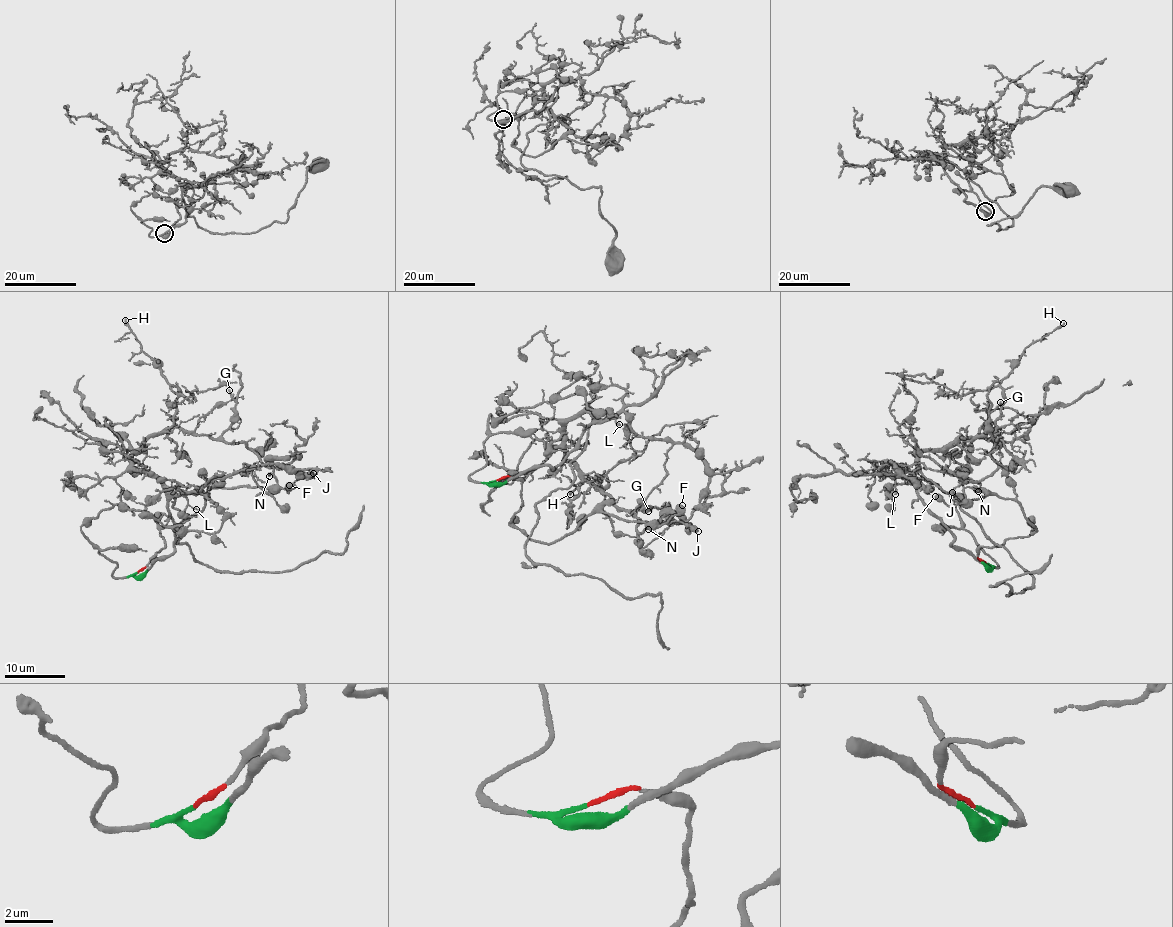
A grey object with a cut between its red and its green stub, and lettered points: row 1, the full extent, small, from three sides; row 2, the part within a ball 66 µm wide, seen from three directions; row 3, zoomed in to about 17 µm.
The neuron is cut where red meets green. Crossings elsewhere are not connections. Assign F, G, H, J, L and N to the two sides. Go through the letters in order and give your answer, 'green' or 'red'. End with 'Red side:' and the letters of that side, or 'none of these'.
F: red
G: green
H: green
J: red
L: green
N: red
Red side: F, J, N

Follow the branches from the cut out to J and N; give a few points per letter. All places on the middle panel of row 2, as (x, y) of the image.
J: (496, 480), (521, 482), (511, 523), (542, 543), (596, 512), (697, 531)
N: (496, 480), (521, 482), (523, 504), (511, 523), (543, 543), (596, 512), (660, 522), (648, 529)

